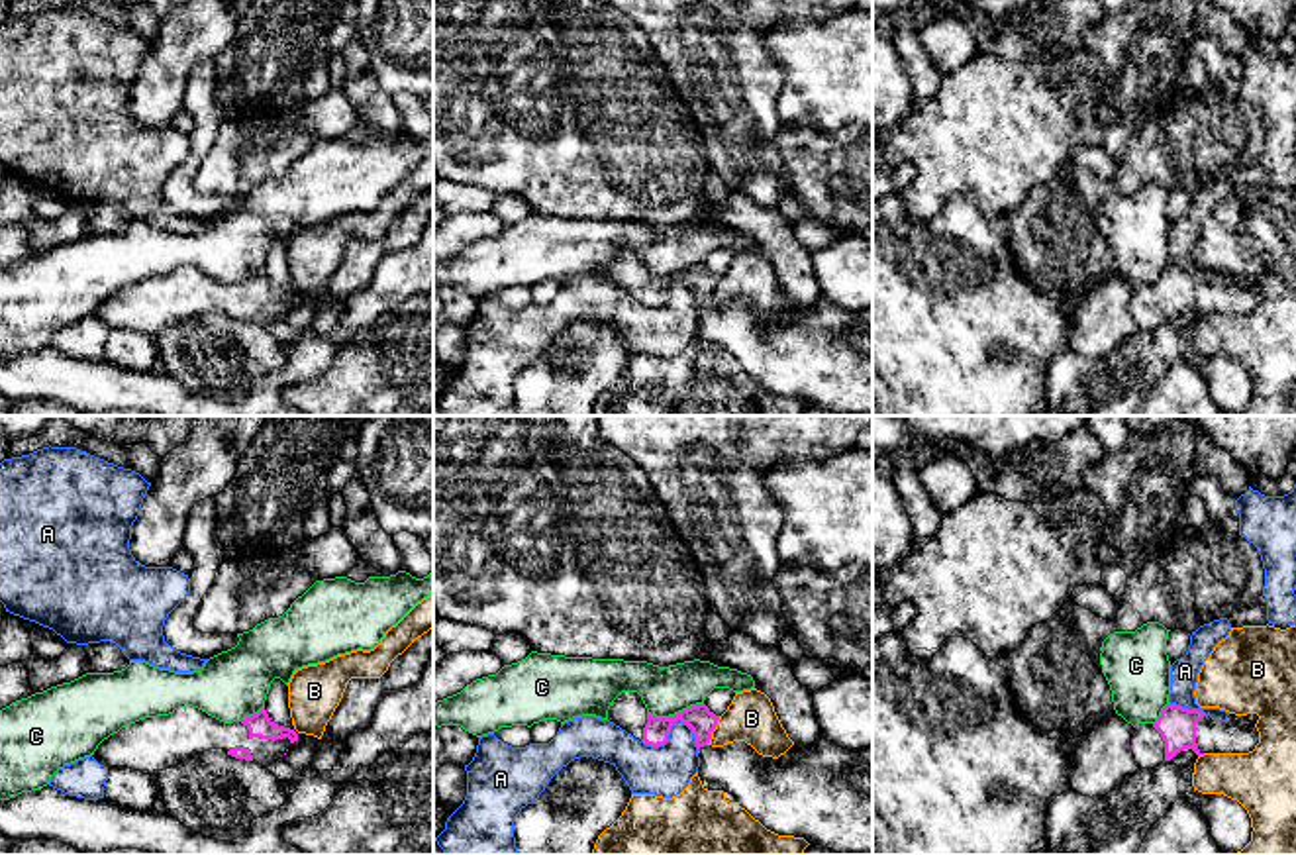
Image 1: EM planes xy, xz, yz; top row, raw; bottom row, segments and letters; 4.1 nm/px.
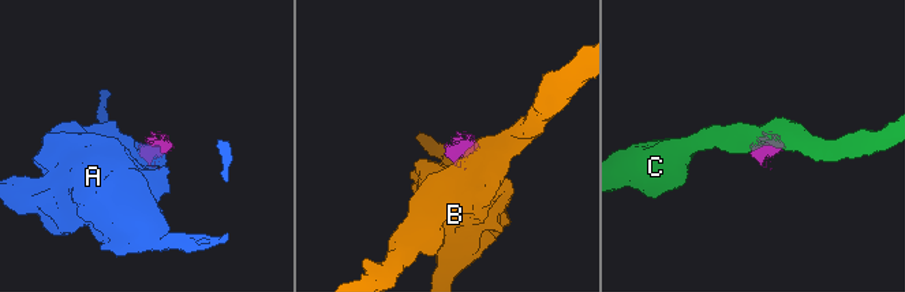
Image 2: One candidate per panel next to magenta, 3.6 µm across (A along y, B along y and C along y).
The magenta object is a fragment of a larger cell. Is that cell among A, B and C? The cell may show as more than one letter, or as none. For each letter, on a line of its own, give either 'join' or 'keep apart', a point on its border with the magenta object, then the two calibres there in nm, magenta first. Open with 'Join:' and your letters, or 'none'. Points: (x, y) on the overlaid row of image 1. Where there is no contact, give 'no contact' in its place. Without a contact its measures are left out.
Join: none
A: keep apart; contact xz (671, 726); calibres 110 and 220 nm
B: keep apart; contact xz (714, 728); calibres 110 and 200 nm
C: keep apart; contact xz (675, 714); calibres 110 and 200 nm

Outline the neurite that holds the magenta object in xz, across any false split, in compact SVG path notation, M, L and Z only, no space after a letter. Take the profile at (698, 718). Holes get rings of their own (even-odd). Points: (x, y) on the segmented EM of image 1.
M622 692L608 720L651 747L665 745L680 720L694 733L704 788L733 794L778 835L804 837L837 855L872 855L872 745L843 749L818 739L794 743L778 759L759 755L745 741L712 747L720 716L704 702L657 718L637 692Z

